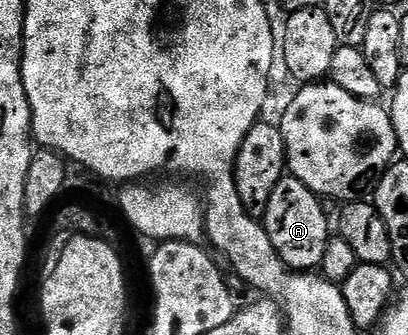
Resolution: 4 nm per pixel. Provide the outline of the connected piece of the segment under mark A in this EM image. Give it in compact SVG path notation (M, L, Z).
M292 174L282 178L272 189L272 197L268 197L264 216L268 241L272 241L272 249L276 249L280 261L291 271L314 273L321 268L324 249L328 249L332 238L332 219L326 216L322 203L317 193Z

